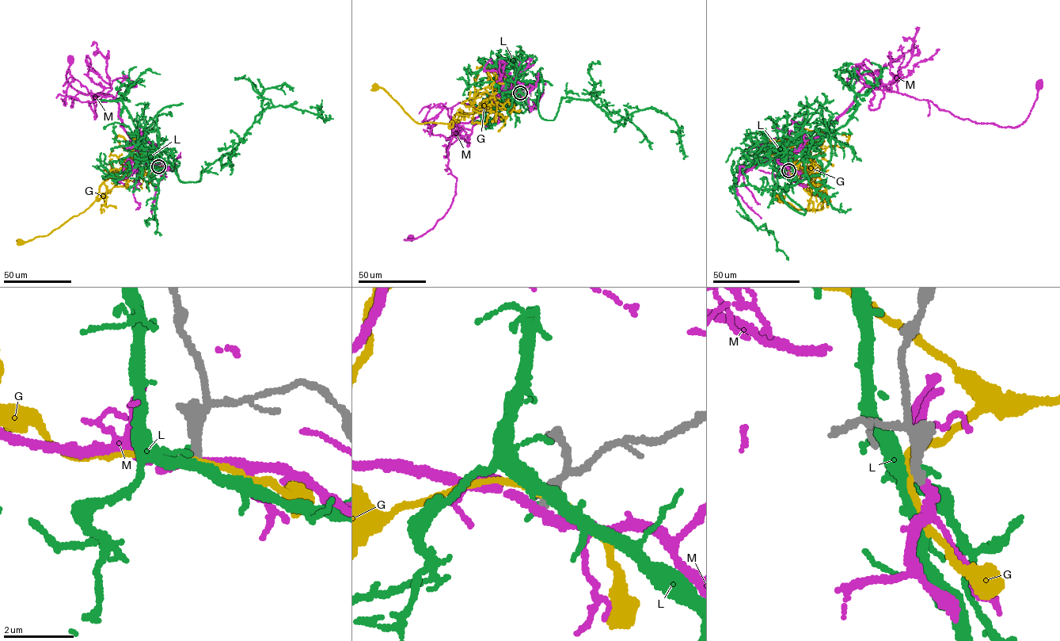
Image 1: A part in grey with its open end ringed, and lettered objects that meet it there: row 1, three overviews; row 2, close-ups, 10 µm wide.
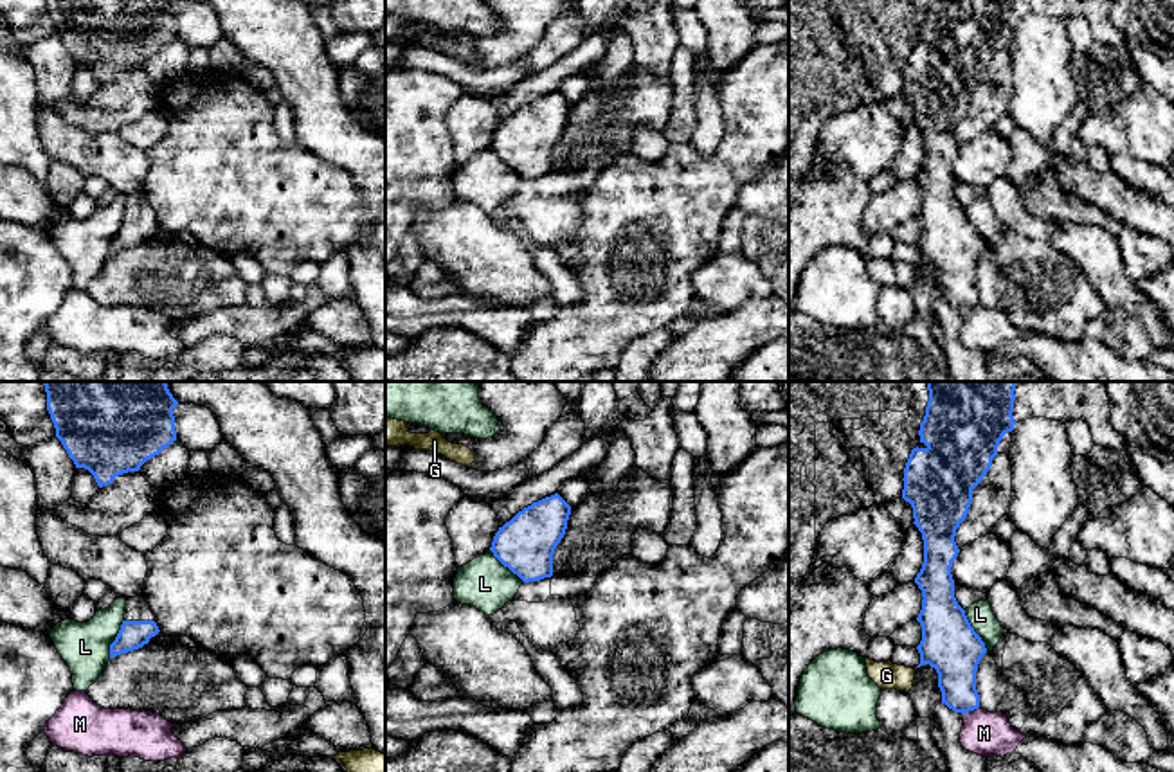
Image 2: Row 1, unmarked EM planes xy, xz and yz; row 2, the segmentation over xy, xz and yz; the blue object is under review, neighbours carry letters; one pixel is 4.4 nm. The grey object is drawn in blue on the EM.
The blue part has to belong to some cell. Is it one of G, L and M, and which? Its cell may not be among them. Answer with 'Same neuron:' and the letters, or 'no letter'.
Same neuron: no letter

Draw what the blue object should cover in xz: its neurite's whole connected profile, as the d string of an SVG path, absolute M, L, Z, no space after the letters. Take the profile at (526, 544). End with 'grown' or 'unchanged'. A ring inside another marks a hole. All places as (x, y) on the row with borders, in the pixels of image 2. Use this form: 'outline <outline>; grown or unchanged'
outline M558 495L519 511L493 536L490 551L524 583L553 576L553 554L565 534L571 506Z; unchanged

